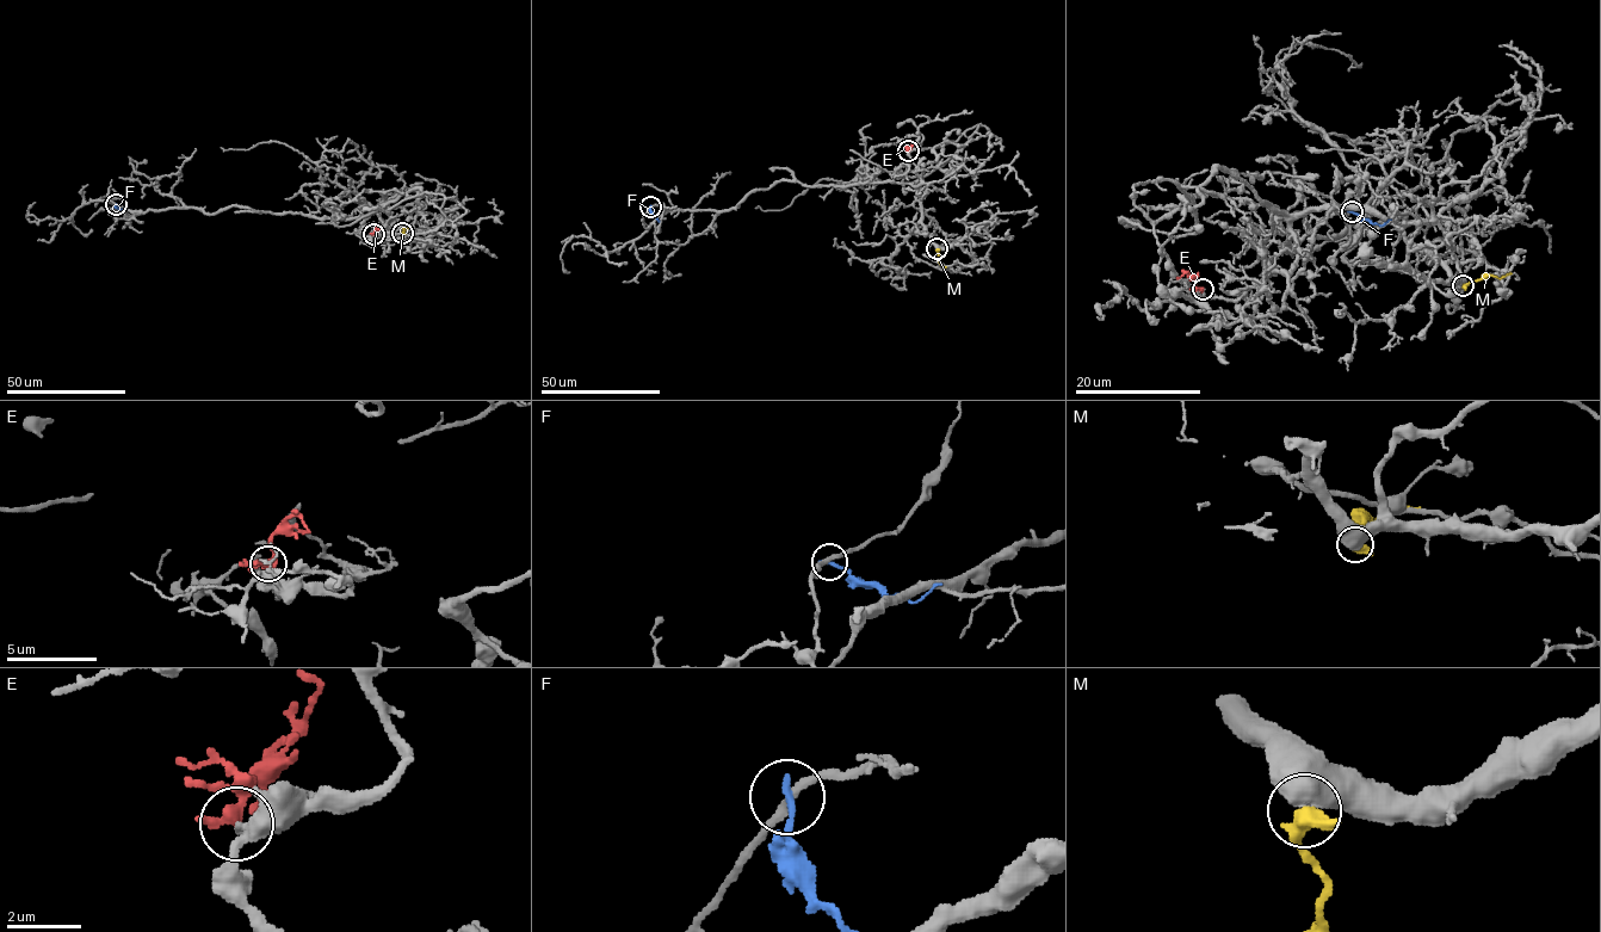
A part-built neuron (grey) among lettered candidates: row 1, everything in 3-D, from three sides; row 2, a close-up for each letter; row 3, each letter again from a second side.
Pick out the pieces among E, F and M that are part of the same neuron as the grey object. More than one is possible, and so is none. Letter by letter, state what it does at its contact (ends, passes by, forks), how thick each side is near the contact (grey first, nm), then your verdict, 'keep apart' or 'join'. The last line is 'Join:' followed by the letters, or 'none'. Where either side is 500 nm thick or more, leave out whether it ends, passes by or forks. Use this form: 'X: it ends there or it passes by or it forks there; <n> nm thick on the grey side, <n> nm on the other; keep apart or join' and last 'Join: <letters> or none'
E: it ends there; 150 nm thick on the grey side, 400 nm on the other; keep apart
F: it ends there; 220 nm thick on the grey side, 200 nm on the other; keep apart
M: 700 nm thick on the grey side, 550 nm on the other; keep apart
Join: none

